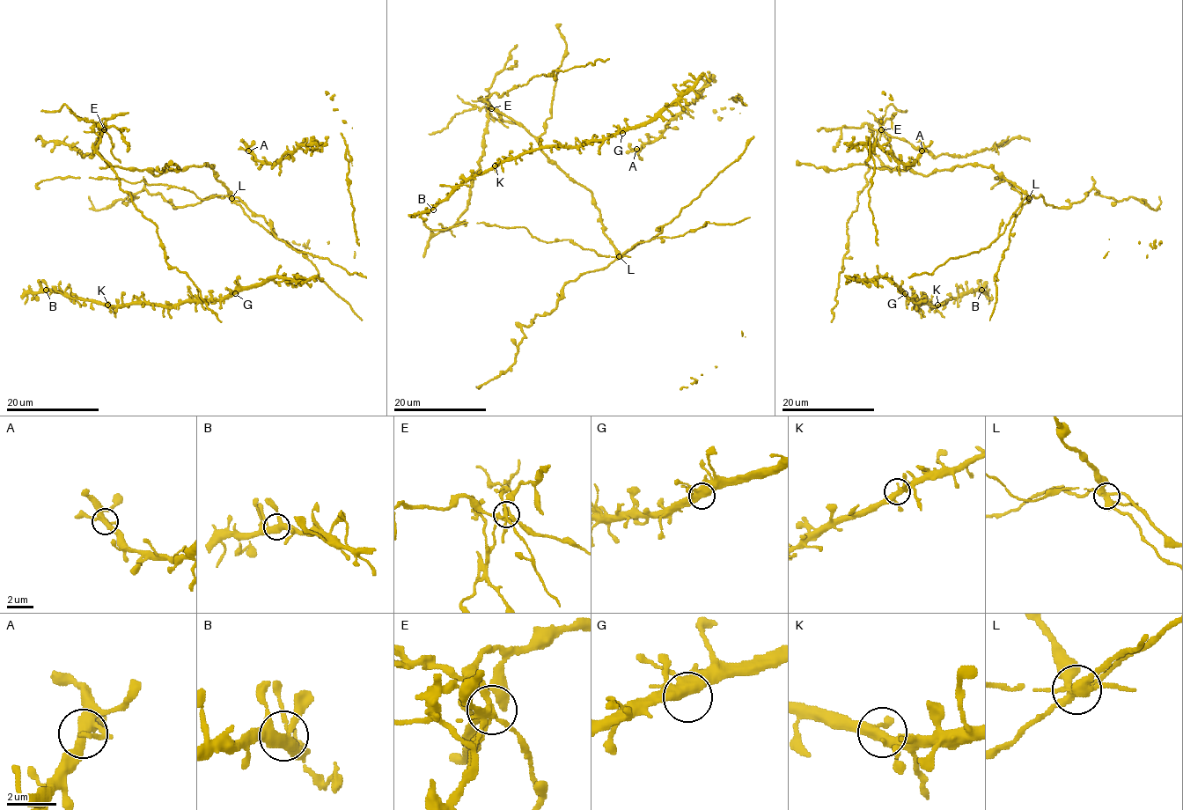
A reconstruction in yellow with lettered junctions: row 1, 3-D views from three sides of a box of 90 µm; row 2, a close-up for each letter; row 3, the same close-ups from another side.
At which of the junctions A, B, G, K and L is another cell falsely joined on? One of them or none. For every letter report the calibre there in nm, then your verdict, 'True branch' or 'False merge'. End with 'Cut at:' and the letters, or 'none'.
A: Thickness 360 nm. True branch
B: Thickness 360 nm. True branch
G: Thickness 440 nm. True branch
K: Thickness 360 nm. True branch
L: Thickness 360 nm. False merge
Cut at: L

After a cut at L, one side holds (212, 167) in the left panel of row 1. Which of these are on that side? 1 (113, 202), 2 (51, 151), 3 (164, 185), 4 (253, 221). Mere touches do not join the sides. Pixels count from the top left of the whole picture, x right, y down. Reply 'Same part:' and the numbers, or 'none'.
Same part: 1, 2

